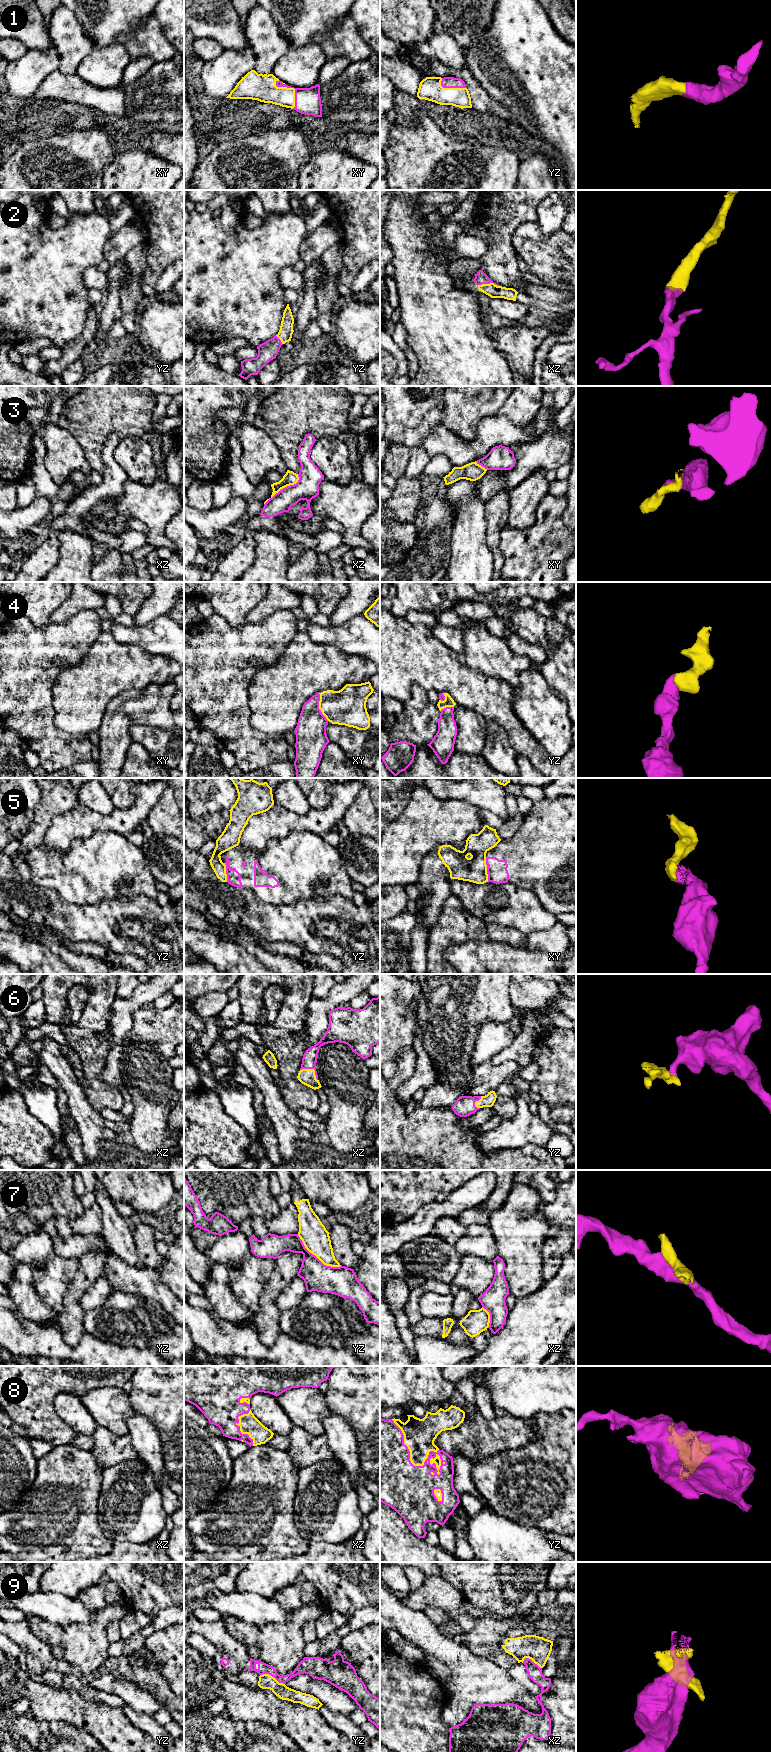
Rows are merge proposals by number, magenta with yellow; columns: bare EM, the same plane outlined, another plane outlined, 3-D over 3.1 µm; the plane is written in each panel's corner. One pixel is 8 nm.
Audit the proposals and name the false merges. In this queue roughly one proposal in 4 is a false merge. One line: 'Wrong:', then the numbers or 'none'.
Wrong: 3, 5, 7, 9

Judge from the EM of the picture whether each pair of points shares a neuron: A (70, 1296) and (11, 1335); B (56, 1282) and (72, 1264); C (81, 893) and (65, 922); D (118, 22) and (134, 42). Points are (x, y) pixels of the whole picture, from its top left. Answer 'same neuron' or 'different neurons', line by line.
A: different neurons
B: same neuron
C: different neurons
D: different neurons

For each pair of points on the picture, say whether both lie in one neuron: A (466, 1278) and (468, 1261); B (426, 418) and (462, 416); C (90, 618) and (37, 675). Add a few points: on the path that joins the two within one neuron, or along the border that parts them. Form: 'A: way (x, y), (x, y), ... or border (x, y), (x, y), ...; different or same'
A: way (468, 1274), (468, 1265); same
B: border (444, 396), (444, 417), (441, 422); different
C: way (75, 633), (68, 640), (64, 640), (44, 660); same

